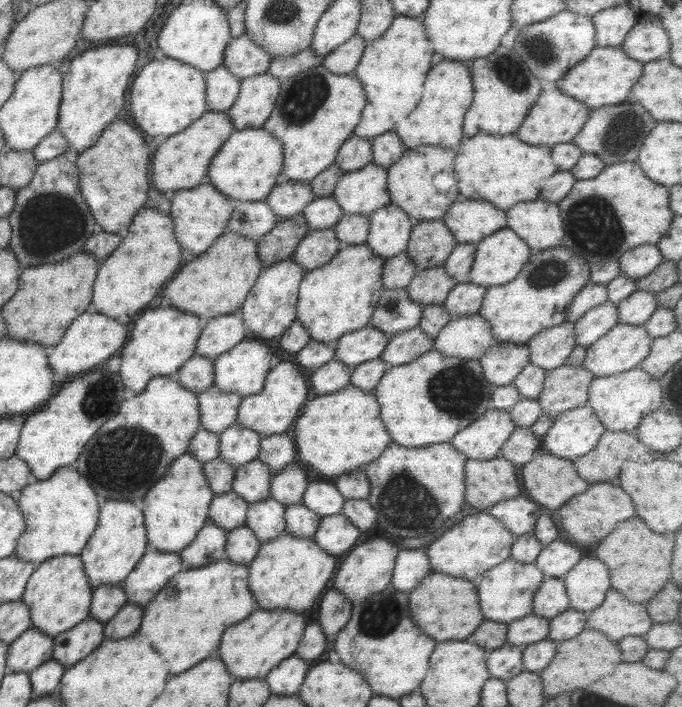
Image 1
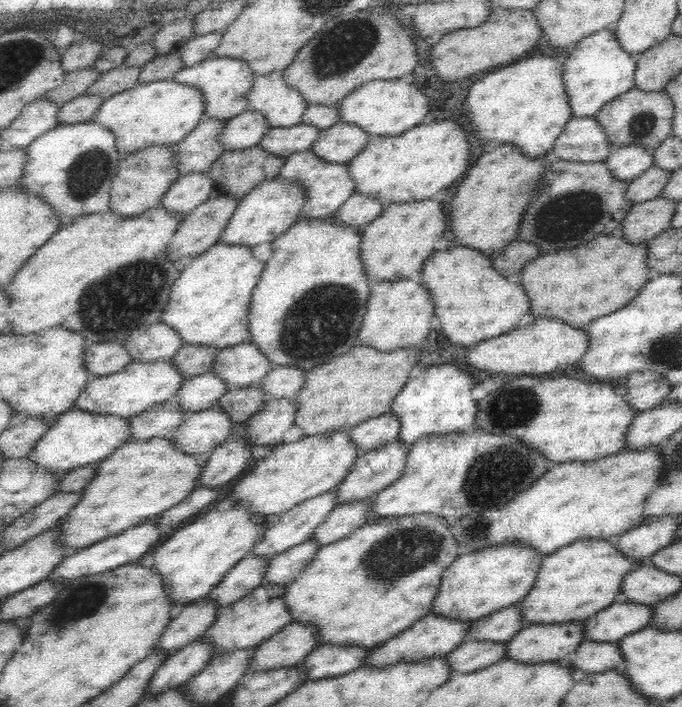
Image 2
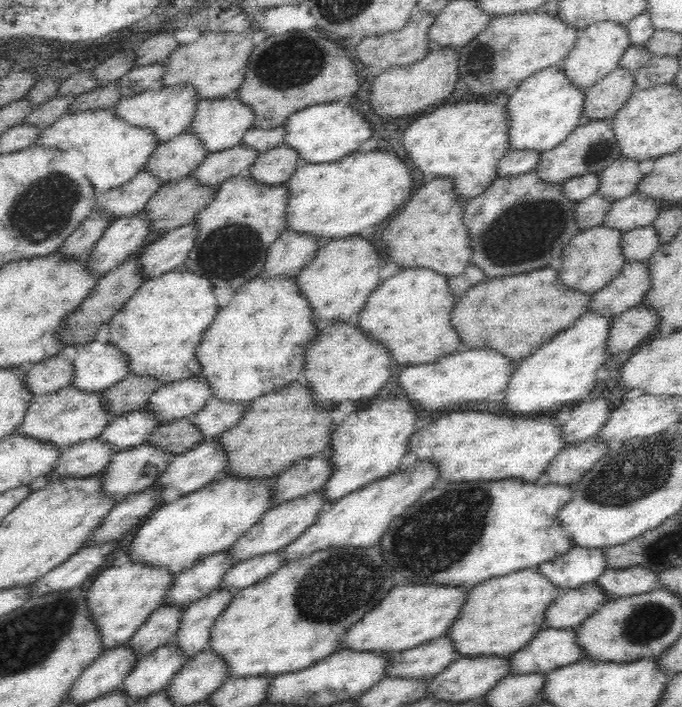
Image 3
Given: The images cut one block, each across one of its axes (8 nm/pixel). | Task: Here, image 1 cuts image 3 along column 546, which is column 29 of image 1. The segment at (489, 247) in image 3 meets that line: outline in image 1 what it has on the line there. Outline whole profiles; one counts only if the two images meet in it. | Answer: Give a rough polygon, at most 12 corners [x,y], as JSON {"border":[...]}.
{"border":[[73,154],[39,163],[6,216],[23,269],[101,230]]}

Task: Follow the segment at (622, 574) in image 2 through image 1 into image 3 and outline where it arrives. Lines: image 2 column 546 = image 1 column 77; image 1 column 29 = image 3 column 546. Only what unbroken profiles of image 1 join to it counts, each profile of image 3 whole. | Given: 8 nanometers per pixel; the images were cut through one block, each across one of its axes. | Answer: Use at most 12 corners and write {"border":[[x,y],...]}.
{"border":[[537,567],[471,588],[462,658],[513,656],[565,591]]}

